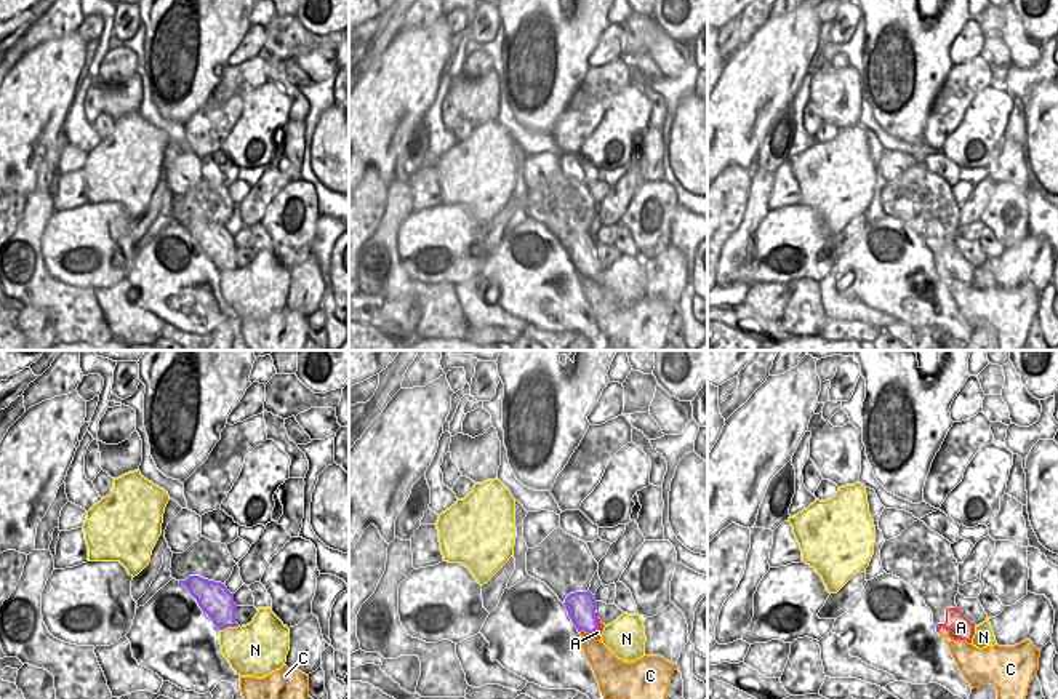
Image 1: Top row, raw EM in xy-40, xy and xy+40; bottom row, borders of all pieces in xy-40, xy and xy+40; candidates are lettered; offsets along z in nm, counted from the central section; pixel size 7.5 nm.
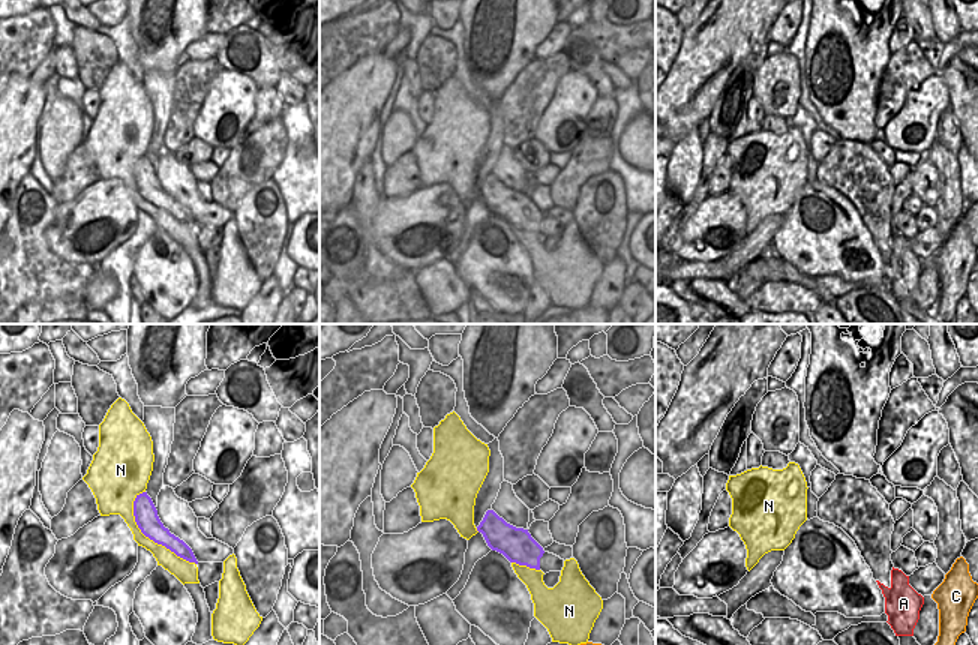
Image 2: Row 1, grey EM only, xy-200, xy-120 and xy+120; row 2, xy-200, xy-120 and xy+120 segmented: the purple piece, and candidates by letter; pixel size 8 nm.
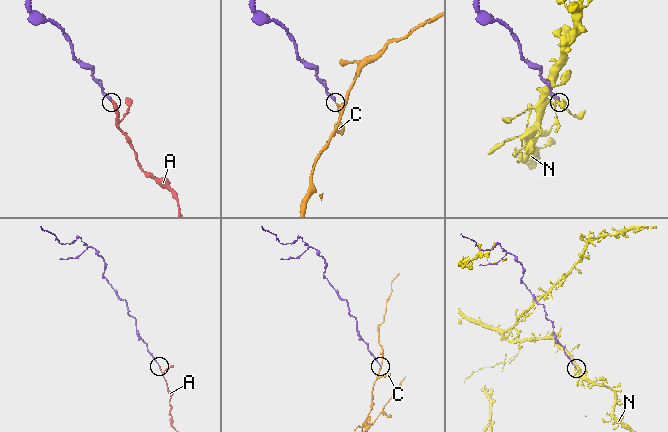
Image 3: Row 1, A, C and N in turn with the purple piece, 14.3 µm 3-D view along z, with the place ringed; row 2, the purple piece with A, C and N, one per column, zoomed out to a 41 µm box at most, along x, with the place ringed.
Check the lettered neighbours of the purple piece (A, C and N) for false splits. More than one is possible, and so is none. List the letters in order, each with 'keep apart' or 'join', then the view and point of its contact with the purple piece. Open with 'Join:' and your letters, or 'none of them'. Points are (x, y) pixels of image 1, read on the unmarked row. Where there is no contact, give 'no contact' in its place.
Join: A
A: join; meets purple in xy at (597, 266)
C: keep apart; meets purple in xy at (586, 272)
N: keep apart; meets purple in xy-40 at (229, 267)

